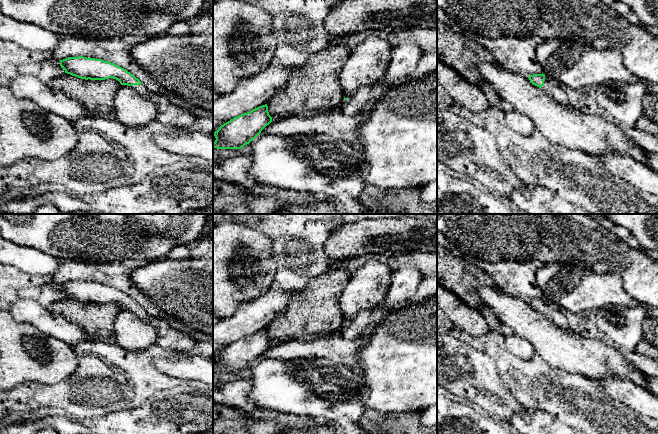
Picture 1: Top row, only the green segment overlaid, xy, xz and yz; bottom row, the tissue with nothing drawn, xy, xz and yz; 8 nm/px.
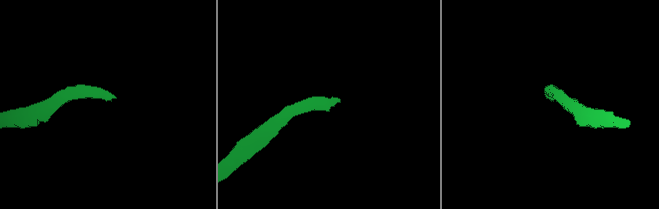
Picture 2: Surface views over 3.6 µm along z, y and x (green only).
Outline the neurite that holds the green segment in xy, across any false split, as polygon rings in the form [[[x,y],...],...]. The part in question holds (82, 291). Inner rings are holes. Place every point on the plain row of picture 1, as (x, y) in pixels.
[[[83,280],[68,281],[60,284],[60,290],[65,297],[85,304],[116,303],[121,309],[131,310],[142,320],[152,322],[152,318],[141,305],[126,293],[102,283],[87,282]]]

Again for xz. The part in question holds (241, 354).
[[[267,328],[234,341],[214,356],[213,372],[241,373],[255,363],[272,346]]]

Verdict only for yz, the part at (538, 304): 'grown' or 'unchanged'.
grown

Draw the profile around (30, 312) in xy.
[[[17,299],[7,311],[19,323],[34,326],[39,331],[71,346],[94,340],[80,326],[72,324],[63,316],[49,311],[33,300]]]

